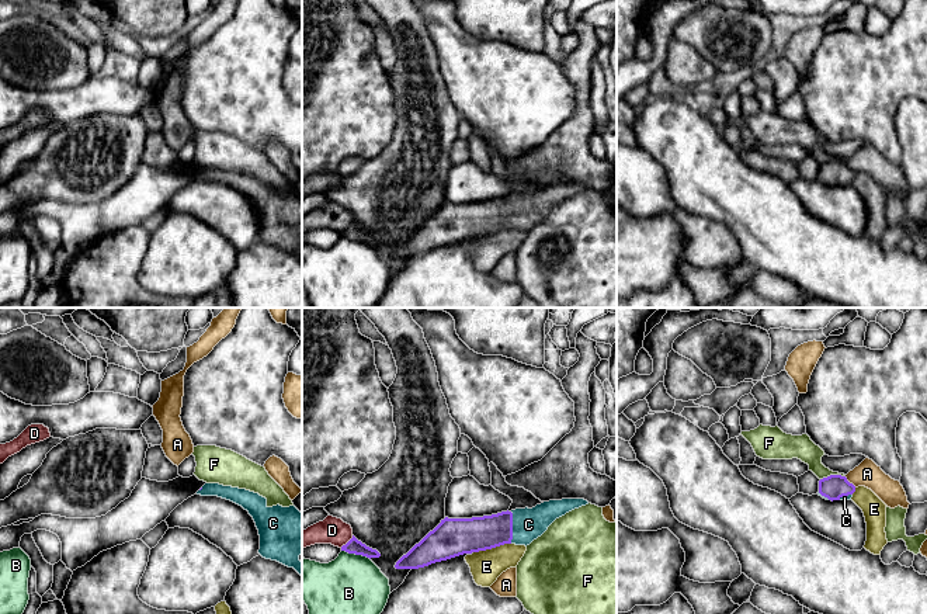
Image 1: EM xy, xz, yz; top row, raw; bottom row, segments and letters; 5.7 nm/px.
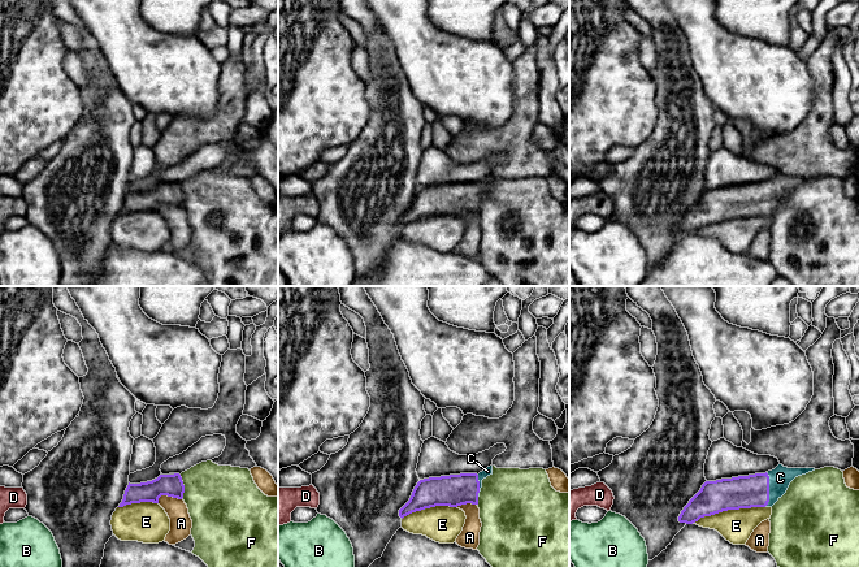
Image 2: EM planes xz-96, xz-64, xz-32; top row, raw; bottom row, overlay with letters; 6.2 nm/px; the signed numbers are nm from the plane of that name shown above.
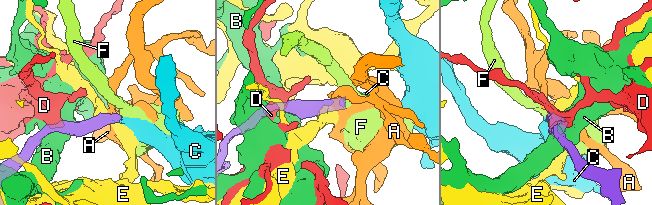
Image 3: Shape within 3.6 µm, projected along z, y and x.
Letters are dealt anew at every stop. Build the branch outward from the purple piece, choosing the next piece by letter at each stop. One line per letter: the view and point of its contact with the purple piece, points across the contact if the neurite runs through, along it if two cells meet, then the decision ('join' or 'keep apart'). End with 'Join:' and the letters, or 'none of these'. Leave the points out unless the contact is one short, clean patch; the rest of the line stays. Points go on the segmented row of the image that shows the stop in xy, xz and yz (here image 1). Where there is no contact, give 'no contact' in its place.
A: meets purple in yz at (849, 482); border along yz (844, 477), (856, 486); keep apart
B: meets purple in xz at (356, 554); keep apart
C: meets purple in xz at (511, 527); runs through xz (475, 534), (511, 527), (528, 524); join
D: meets purple in xz at (347, 543); border along xz (353, 536), (340, 547); keep apart
E: meets purple in xz at (492, 547); border along xz (510, 543), (474, 552); keep apart
F: meets purple in yz at (832, 475); border along yz (844, 475), (827, 475), (820, 479); keep apart
Join: C

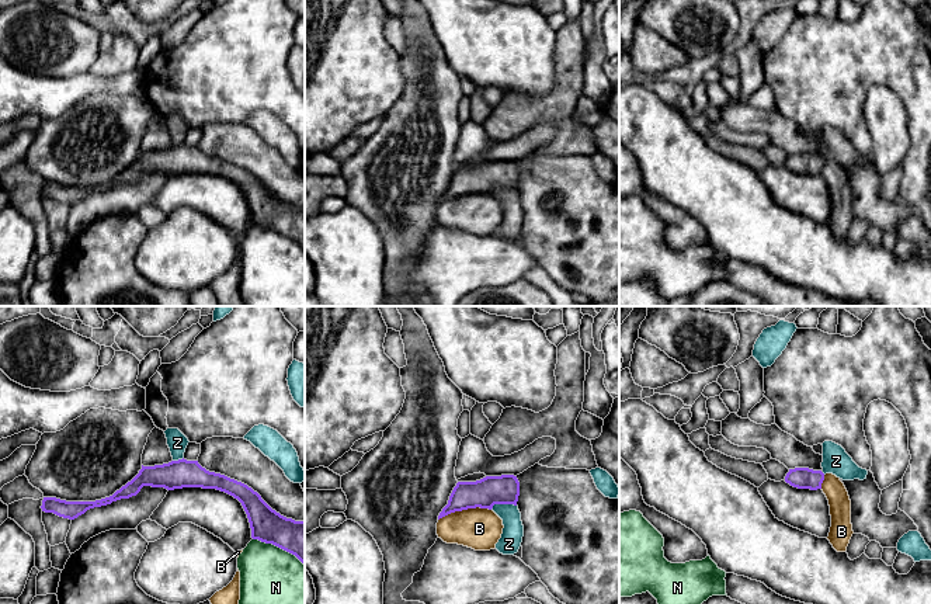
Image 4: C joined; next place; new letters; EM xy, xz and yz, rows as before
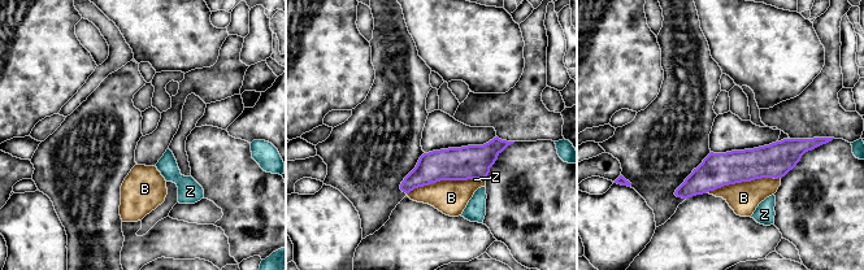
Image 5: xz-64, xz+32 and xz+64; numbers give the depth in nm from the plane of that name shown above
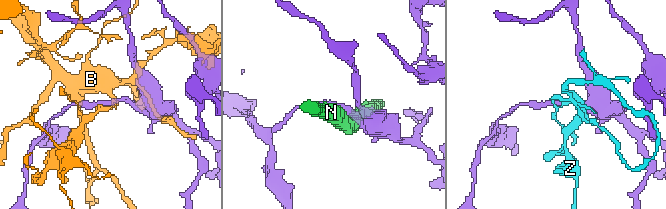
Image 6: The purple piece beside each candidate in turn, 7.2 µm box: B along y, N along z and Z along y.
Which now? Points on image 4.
B: meets purple in xz at (464, 509); border along xz (490, 509), (468, 507), (451, 511), (438, 520); keep apart
N: meets purple in xy at (278, 547); keep apart
Z: meets purple in xz at (503, 503); border along xz (516, 504), (494, 504), (490, 509); keep apart
Join: none of these

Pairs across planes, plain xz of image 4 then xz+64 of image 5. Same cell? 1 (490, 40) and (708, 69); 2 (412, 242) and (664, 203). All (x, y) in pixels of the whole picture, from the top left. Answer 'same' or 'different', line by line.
1: different
2: same

